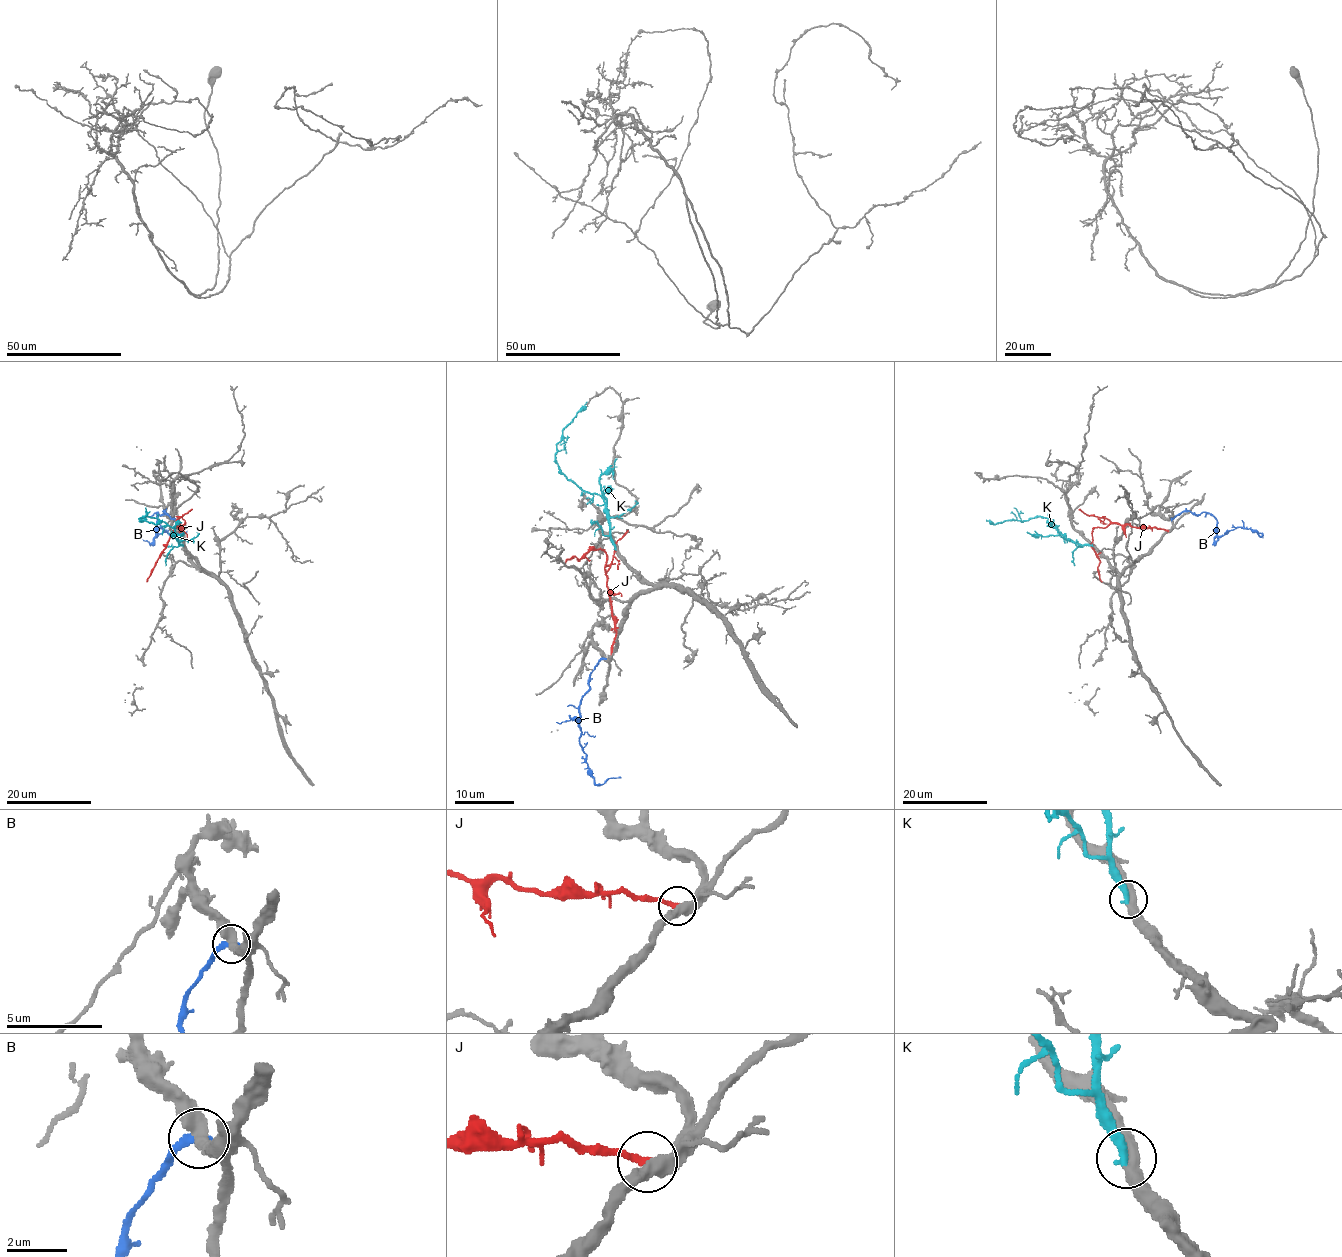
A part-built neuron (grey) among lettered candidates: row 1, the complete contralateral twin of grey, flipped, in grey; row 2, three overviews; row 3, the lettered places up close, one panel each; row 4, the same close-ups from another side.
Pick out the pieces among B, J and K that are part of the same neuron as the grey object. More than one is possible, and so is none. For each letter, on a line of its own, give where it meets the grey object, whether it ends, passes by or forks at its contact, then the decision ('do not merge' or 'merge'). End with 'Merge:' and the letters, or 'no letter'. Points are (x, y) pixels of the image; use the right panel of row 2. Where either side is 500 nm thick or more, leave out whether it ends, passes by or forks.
B: meets grey at (1171, 519); it ends there; do not merge
J: meets grey at (1167, 530); it ends there; do not merge
K: meets grey at (1092, 545); it ends there; merge
Merge: K

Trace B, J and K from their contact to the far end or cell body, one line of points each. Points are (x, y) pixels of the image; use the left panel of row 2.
B: (174, 519), (165, 511), (161, 514), (157, 512), (156, 536), (159, 527), (175, 536), (187, 530)
J: (179, 530), (183, 527), (176, 523), (146, 582)
K: (183, 545), (171, 526), (155, 518), (143, 517), (139, 521), (154, 524), (162, 520)

